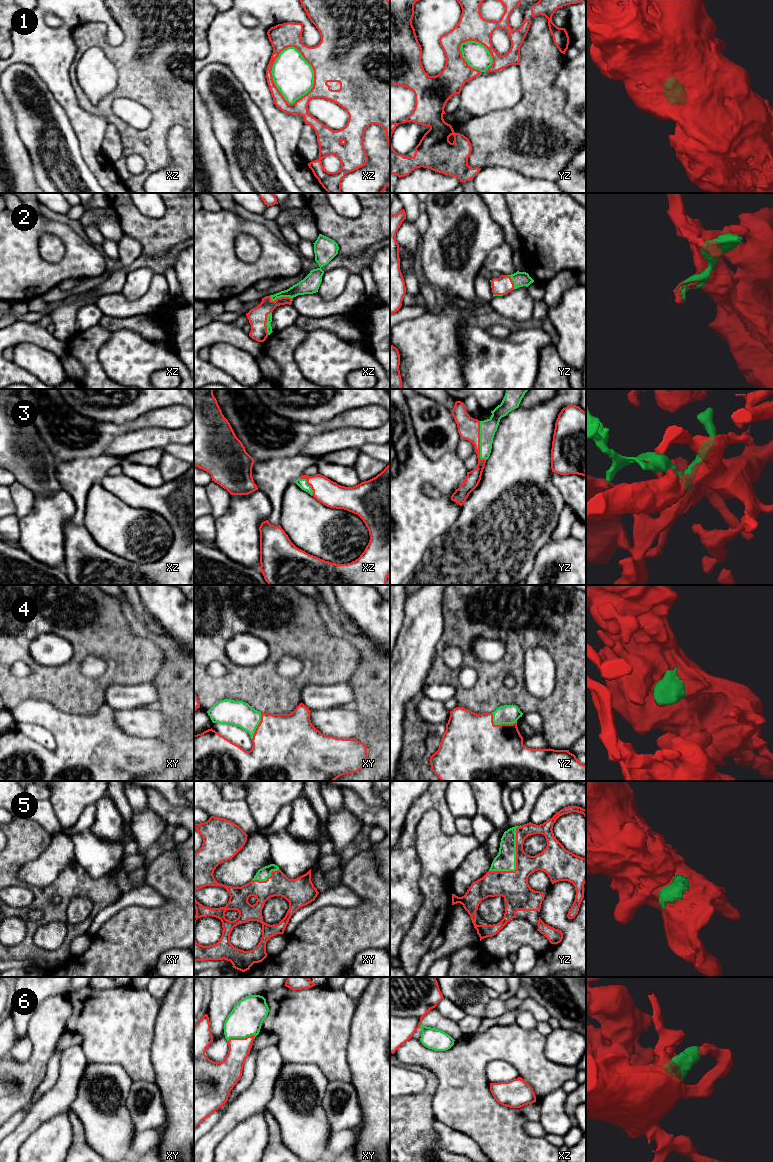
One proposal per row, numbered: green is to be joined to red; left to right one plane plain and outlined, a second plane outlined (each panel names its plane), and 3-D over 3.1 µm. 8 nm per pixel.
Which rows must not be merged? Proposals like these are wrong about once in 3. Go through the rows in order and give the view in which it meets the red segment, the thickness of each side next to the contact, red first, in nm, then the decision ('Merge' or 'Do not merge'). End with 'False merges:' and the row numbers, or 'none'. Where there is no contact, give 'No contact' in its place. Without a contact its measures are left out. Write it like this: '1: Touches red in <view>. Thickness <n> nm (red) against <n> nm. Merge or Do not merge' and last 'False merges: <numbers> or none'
1: Touches red in xz. Thickness 120 nm (red) against 320 nm. Do not merge
2: Touches red in xz. Thickness 150 nm (red) against 140 nm. Merge
3: Touches red in yz. Thickness 180 nm (red) against 130 nm. Merge
4: Touches red in yz. Thickness 480 nm (red) against 160 nm. Merge
5: Touches red in yz. Thickness 240 nm (red) against 160 nm. Merge
6: Touches red in xy. Thickness 180 nm (red) against 260 nm. Merge
False merges: 1

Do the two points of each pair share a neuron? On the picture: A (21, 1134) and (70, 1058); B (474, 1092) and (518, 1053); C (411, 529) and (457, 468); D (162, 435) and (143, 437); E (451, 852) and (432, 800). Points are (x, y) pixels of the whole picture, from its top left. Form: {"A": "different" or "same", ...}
{"A": "same", "B": "same", "C": "same", "D": "same", "E": "different"}

